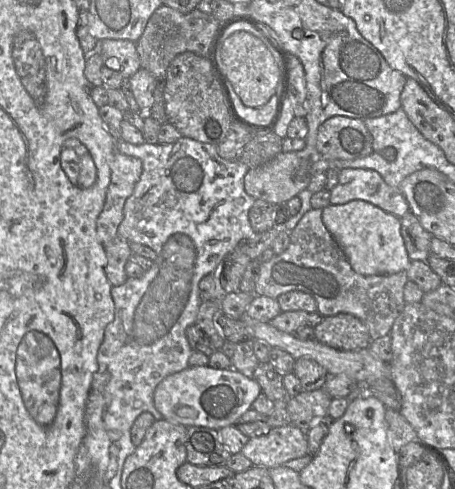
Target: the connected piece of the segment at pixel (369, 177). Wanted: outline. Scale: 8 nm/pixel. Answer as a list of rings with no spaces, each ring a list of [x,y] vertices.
[[[345,168],[339,171],[338,183],[330,191],[330,202],[341,205],[352,200],[369,202],[398,218],[410,211],[400,190],[390,187],[375,170]]]

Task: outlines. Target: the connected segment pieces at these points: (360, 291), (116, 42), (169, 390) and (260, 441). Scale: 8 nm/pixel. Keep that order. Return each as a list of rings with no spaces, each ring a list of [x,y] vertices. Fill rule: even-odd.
[[[322,209],[308,210],[290,232],[287,249],[260,266],[255,294],[277,299],[289,291],[302,291],[313,296],[318,312],[324,316],[340,313],[359,318],[368,328],[370,339],[389,335],[393,323],[406,305],[404,286],[407,271],[391,275],[364,276],[356,273],[322,220]]]
[[[103,39],[98,41],[98,51],[104,65],[118,71],[124,79],[129,79],[140,68],[136,44],[124,39]]]
[[[189,366],[166,376],[155,388],[154,405],[164,419],[184,426],[201,426],[220,429],[233,425],[251,408],[261,393],[261,388],[251,375],[234,368],[216,369],[206,366]]]
[[[291,424],[272,427],[265,435],[249,438],[240,453],[247,457],[255,466],[266,467],[268,469],[283,466],[289,460],[308,454],[306,431]]]

